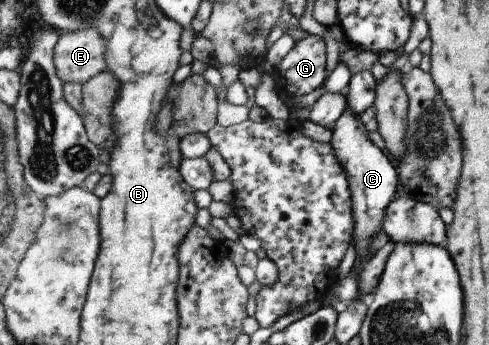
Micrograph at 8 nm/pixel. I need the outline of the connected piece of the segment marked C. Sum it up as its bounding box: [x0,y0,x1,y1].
[331,107,400,280]

